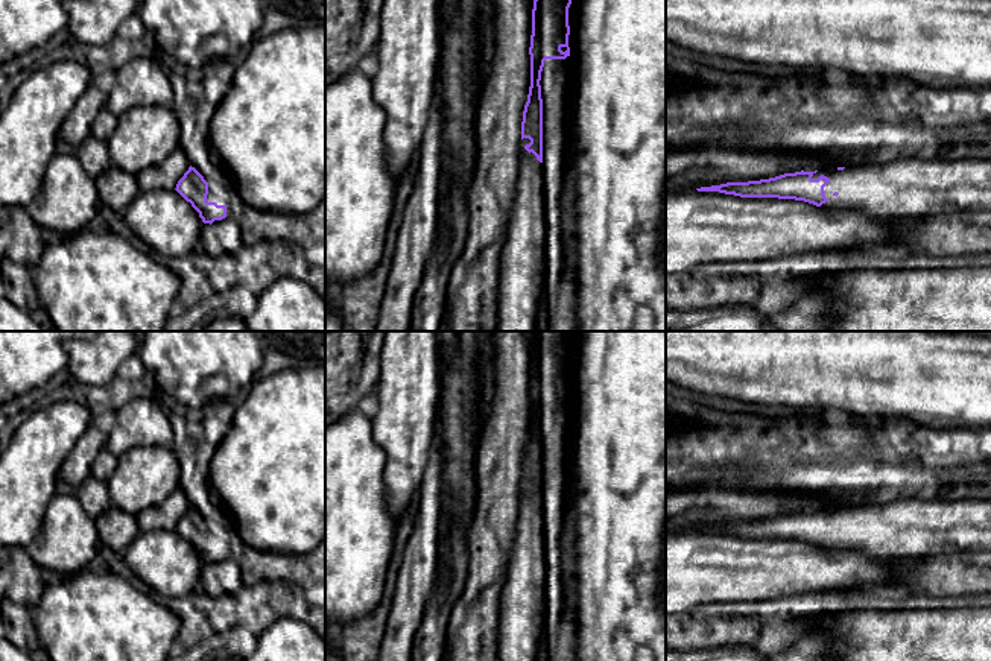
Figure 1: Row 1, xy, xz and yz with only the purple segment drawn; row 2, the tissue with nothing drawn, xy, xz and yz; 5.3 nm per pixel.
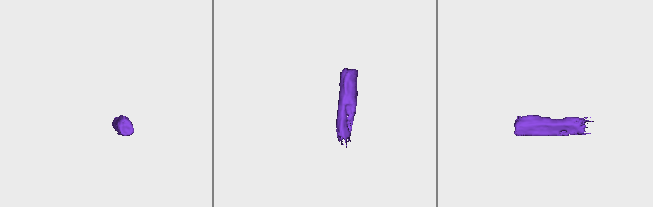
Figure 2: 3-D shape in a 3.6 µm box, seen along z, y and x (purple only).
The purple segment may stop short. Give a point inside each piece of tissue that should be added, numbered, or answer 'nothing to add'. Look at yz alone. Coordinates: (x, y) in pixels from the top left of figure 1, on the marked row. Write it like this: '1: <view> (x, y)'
1: yz (906, 187)

